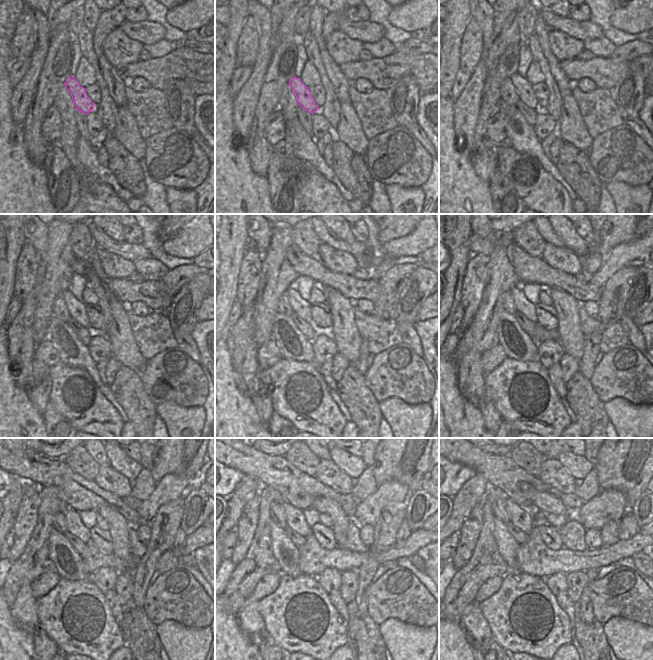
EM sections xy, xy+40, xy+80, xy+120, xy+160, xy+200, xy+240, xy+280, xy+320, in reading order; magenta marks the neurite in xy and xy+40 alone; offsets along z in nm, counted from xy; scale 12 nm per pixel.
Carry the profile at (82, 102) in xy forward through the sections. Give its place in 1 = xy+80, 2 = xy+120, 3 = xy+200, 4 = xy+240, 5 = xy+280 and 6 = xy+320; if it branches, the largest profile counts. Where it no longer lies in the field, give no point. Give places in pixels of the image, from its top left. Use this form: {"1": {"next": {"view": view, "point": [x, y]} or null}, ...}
{"1": {"next": {"view": "xy+80", "point": [524, 89]}}, "2": {"next": {"view": "xy+120", "point": [76, 308]}}, "3": {"next": {"view": "xy+200", "point": [521, 303]}}, "4": {"next": {"view": "xy+240", "point": [74, 524]}}, "5": {"next": {"view": "xy+280", "point": [295, 518]}}, "6": {"next": {"view": "xy+320", "point": [520, 517]}}}

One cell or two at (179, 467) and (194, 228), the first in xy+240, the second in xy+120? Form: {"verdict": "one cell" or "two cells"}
{"verdict": "two cells"}

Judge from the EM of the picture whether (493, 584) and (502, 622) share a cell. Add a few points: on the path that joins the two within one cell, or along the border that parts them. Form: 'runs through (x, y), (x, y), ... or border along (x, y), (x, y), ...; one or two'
border along (503, 578), (500, 587), (480, 603); two

